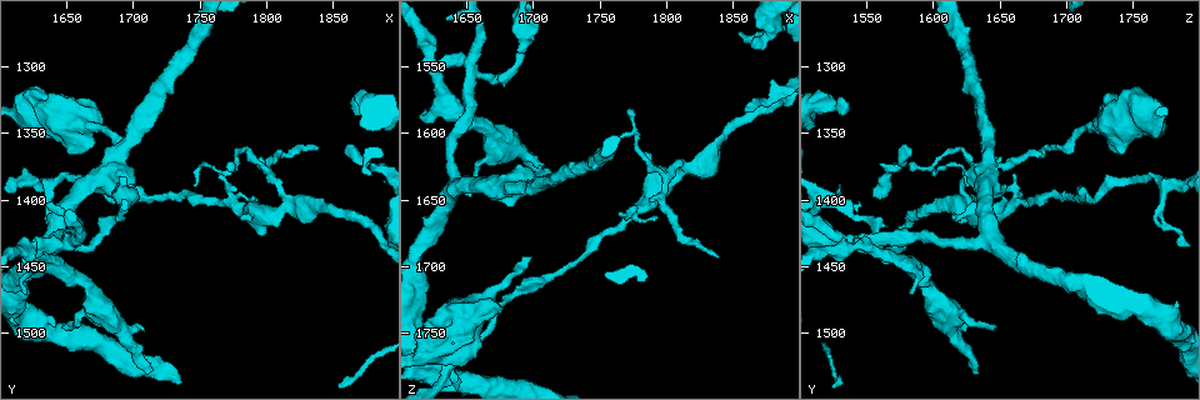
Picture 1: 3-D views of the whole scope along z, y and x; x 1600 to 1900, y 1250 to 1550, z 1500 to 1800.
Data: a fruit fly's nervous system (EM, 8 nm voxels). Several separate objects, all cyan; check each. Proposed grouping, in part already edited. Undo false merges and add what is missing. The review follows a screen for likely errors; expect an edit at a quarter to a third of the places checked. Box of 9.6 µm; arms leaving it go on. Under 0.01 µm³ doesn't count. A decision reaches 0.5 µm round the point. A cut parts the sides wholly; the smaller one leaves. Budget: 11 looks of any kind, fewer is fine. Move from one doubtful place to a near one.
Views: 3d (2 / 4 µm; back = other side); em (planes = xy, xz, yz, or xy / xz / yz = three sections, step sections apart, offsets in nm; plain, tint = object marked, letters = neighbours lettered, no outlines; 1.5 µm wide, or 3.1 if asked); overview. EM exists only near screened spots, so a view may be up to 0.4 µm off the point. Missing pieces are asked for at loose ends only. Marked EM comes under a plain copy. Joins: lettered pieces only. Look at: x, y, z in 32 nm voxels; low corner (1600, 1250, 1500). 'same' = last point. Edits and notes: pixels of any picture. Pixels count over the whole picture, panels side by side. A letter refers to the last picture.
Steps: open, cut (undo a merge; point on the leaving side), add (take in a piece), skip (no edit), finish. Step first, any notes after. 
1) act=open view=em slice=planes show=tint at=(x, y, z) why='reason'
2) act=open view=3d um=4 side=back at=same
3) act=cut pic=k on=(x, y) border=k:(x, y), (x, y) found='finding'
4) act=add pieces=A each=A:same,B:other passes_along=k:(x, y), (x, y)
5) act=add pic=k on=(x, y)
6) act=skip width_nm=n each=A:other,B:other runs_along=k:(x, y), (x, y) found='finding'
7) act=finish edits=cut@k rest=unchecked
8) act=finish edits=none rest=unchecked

act=open view=3d um=4 at=(1654, 1430, 1560) why='branch point'

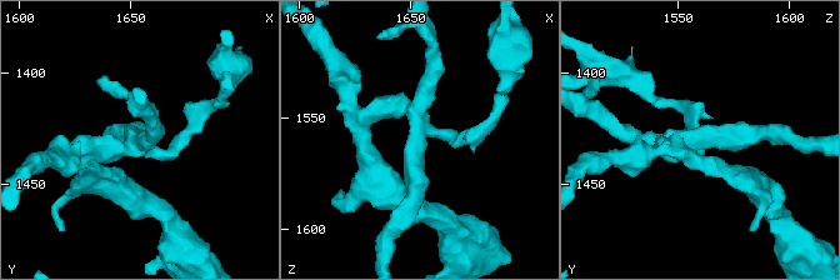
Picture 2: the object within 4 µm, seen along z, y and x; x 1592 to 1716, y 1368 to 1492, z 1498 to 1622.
act=open view=em slice=planes show=letters at=(1654, 1430, 1559) arms=4 why='shape alone is not enough'

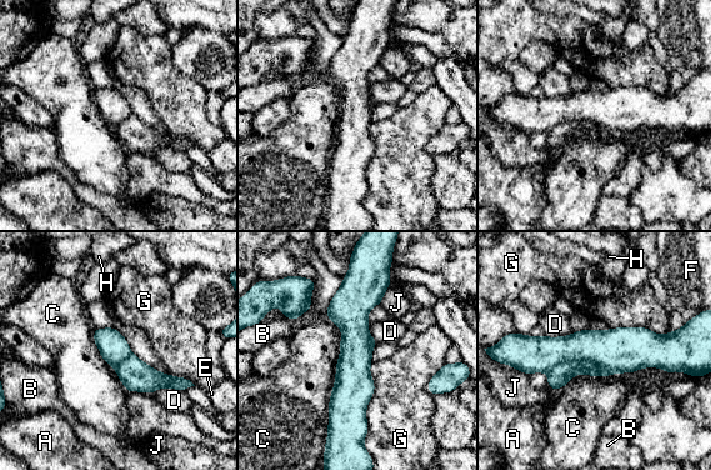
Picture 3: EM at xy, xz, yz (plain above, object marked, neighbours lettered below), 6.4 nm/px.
act=cut pic=3 on=(562, 373) each=A:other,B:other,C:other,D:other,E:other,F:other,G:other,H:other,J:other part_leaving=3:(605, 371), (571, 368), (550, 383) found='a second neuron is stuck on'

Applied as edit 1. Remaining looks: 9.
act=open view=3d um=2 at=(1748, 1388, 1626) why='branch stops here'

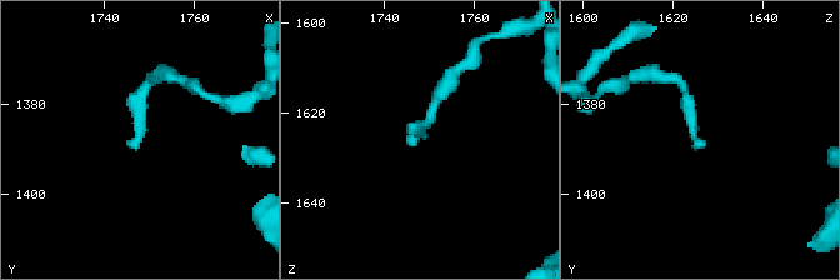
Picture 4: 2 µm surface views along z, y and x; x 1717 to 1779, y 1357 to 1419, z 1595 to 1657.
act=open view=em slice=xy step=4 show=letters at=(1746, 1390, 1627) why='need the tissue'

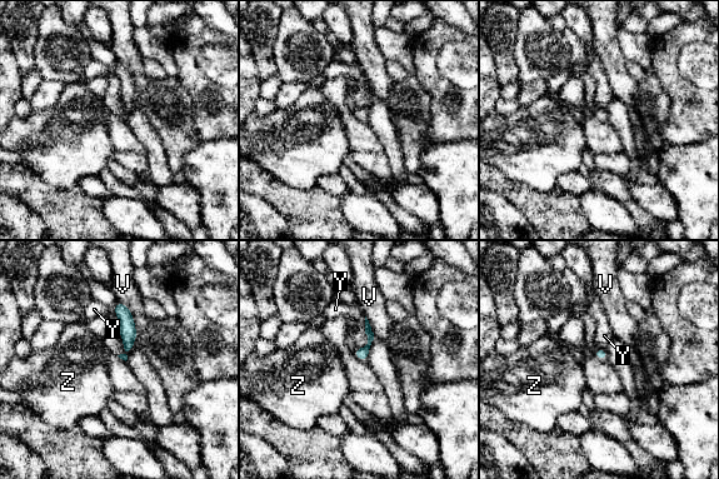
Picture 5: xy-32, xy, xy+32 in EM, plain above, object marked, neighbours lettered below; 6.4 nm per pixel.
act=skip width_nm=60 each=V:other,Y:other,Z:other border=5:(365, 317), (367, 343), (356, 349) found='none of them fits'

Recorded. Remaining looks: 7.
act=open view=3d um=2 at=(1840, 1364, 1692) why='thin end'

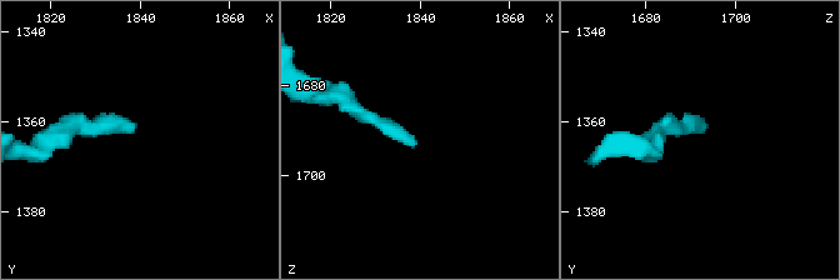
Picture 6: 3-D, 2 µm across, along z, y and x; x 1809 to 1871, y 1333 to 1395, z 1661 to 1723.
act=open view=em slice=xy step=4 show=letters at=(1839, 1362, 1692)

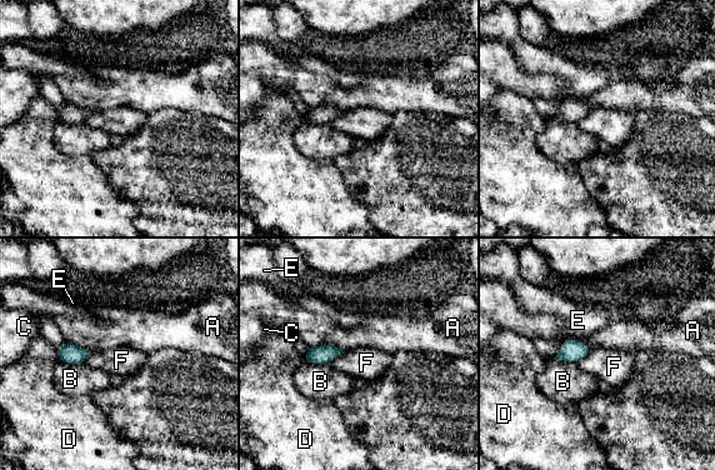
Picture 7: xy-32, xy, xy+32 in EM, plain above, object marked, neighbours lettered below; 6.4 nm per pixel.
act=skip each=A:other,B:other,C:other,D:other,E:other,F:other border=7:(344, 350), (328, 363) found='no lettered piece goes on from it'

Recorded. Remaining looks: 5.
act=open view=em slice=planes show=tint at=(1878, 1328, 1522) why='thick turns thin'

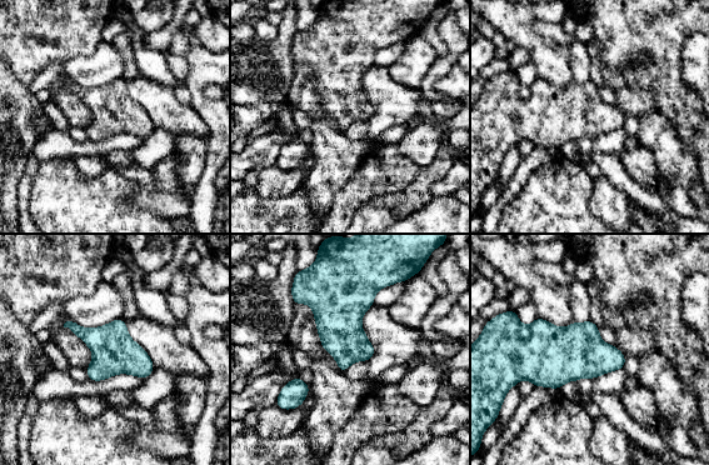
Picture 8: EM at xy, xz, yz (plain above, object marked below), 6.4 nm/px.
act=open view=em slice=planes show=letters at=same why='see the neighbours'

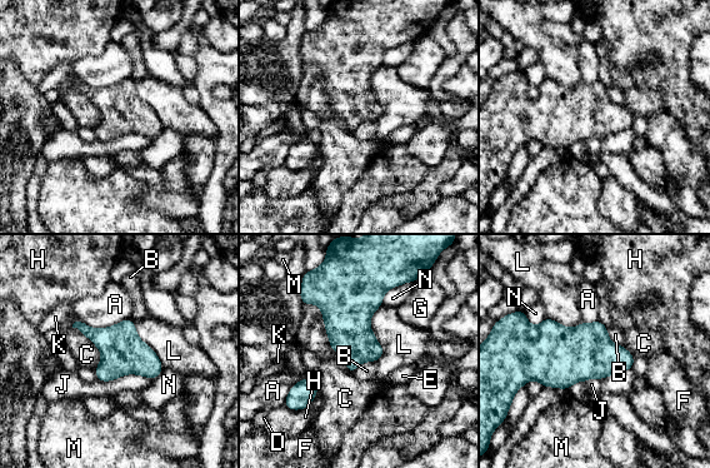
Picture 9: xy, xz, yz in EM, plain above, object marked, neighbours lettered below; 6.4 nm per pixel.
act=skip longest_contact=A:380nm each=A:other,B:other,C:other,D:other,E:other,F:other,G:other,H:other,J:other,K:other,L:other,M:other,N:other border=9:(304, 303), (319, 307), (335, 352) found='all the same neuron'

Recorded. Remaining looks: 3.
act=finish edits=cut@3 rest=unchecked

